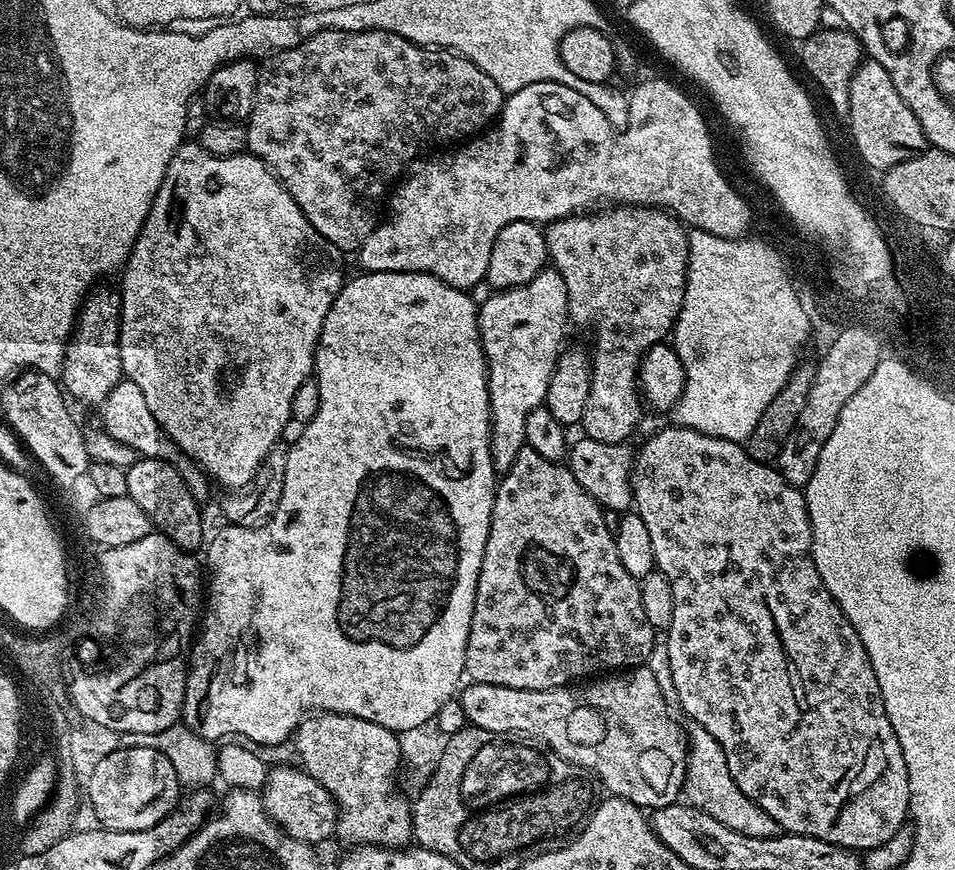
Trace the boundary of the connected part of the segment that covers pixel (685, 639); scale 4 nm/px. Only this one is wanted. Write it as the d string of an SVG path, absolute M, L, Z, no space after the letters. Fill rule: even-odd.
M671 427L654 433L641 448L638 448L635 453L635 460L632 461L631 481L634 510L640 515L642 522L646 522L646 531L650 534L650 542L654 545L655 571L666 574L666 578L670 582L670 590L674 594L674 622L670 622L670 626L666 629L666 636L668 636L668 676L672 679L672 688L676 691L676 700L680 703L681 710L685 712L685 717L688 720L698 722L698 726L702 726L702 730L706 730L706 734L711 734L717 740L718 746L722 746L722 754L726 754L726 766L730 766L730 775L734 778L734 782L738 782L738 790L742 790L742 794L746 794L746 798L750 798L750 802L754 802L762 810L766 810L766 814L770 814L770 818L774 818L777 829L794 835L808 835L810 838L832 843L836 847L853 850L877 848L890 842L890 838L894 838L894 834L898 834L905 827L910 816L908 804L912 791L906 774L906 758L902 758L902 746L898 746L898 734L894 734L894 726L890 726L890 718L886 714L886 706L882 702L882 690L878 686L874 666L870 666L866 646L862 646L862 638L858 638L854 626L850 626L846 614L840 609L838 602L830 594L830 590L826 590L826 586L814 566L812 527L810 526L808 503L804 501L803 491L794 487L790 482L786 482L786 478L782 478L782 474L771 463L758 462L748 453L748 449L743 443L726 438L714 438L710 434L702 434L698 430L690 430L689 428Z

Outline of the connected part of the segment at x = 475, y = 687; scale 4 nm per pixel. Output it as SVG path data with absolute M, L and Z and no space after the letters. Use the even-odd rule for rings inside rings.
M641 666L627 670L617 671L615 674L605 675L603 678L592 678L587 682L577 683L575 686L565 686L563 688L551 688L550 690L514 690L510 686L494 686L493 684L469 683L459 693L458 701L463 719L473 728L496 732L499 736L512 738L529 738L537 736L541 745L547 746L551 751L557 752L559 756L564 756L570 762L578 766L589 769L597 781L602 785L605 793L621 796L623 800L629 800L632 804L645 810L655 810L660 807L670 806L681 799L684 787L684 775L686 774L686 762L688 761L688 742L684 734L681 721L676 721L672 717L672 712L668 709L668 700L664 697L664 692L660 689L660 680L651 672L651 667Z

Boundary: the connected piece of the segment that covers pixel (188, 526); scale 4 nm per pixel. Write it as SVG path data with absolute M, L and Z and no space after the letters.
M149 456L138 458L126 469L126 490L161 536L170 538L170 542L185 550L196 550L200 543L200 547L205 543L204 524L200 521L201 505L194 494L190 494L186 482L182 482L182 474L178 474L173 464Z

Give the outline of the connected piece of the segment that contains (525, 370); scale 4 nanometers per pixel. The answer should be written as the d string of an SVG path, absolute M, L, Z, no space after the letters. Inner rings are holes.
M548 266L537 276L530 278L528 284L493 291L490 302L479 305L478 311L480 340L484 343L484 357L488 363L488 397L492 411L492 461L496 463L497 473L503 474L526 447L526 414L544 404L546 390L550 386L550 374L554 374L554 366L566 344L564 327L569 327L570 324L566 284L562 282L562 274Z

